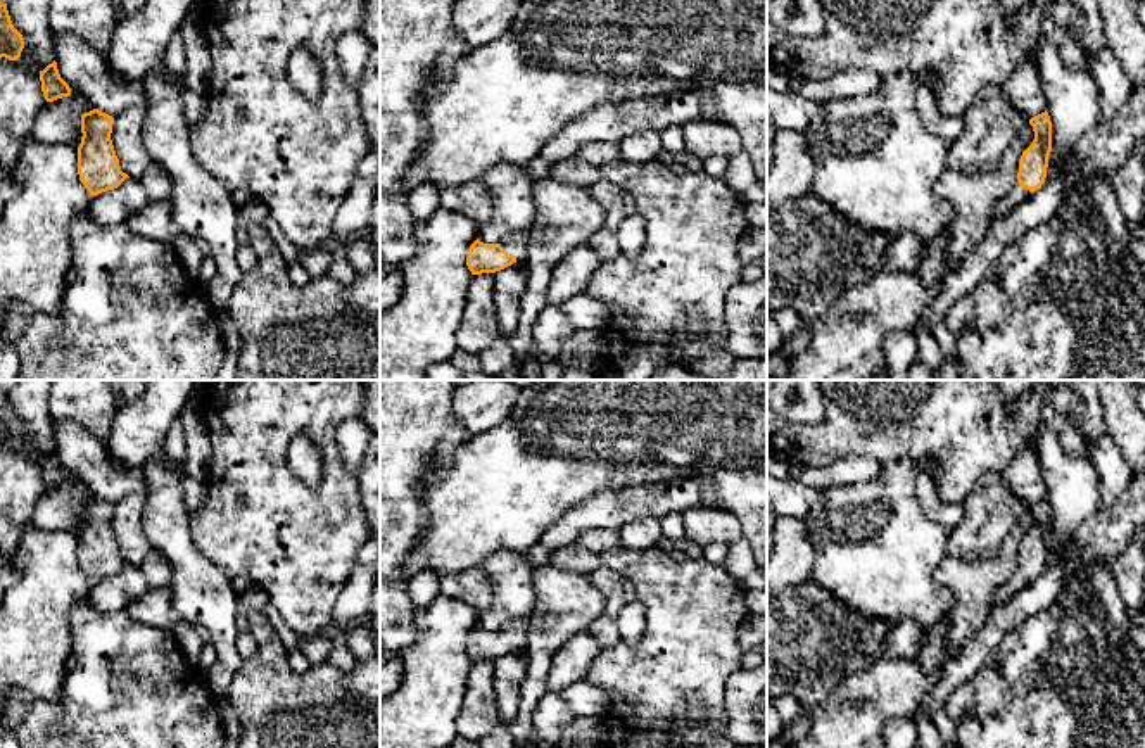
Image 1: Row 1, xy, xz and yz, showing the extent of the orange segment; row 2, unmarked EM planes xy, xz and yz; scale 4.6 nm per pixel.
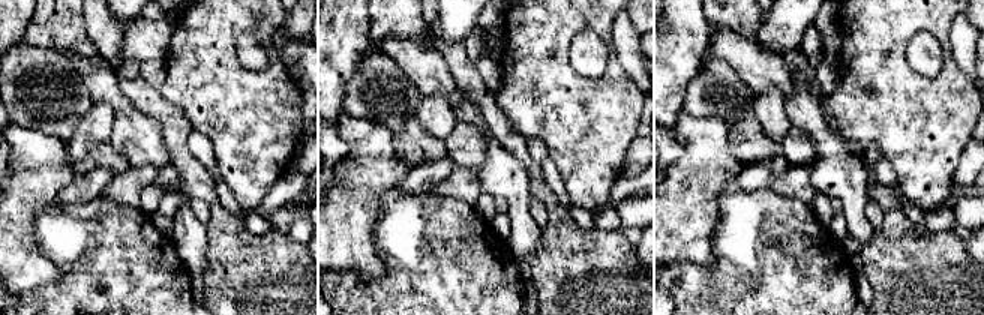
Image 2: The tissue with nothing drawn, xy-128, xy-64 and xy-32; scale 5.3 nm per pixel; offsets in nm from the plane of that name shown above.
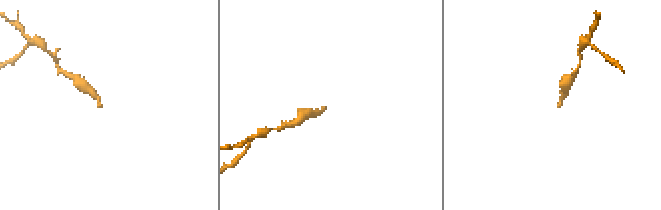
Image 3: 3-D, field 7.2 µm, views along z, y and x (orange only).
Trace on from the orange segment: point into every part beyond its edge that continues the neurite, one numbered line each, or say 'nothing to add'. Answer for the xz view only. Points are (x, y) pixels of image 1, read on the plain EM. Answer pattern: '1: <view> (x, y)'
1: xz (515, 631)

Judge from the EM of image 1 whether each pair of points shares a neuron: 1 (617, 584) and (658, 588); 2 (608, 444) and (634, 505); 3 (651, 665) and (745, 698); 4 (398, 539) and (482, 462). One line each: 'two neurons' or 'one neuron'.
1: two neurons
2: two neurons
3: two neurons
4: two neurons

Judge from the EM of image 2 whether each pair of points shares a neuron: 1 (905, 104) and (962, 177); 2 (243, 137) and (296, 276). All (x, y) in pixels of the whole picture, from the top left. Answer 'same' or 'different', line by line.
1: different
2: different

